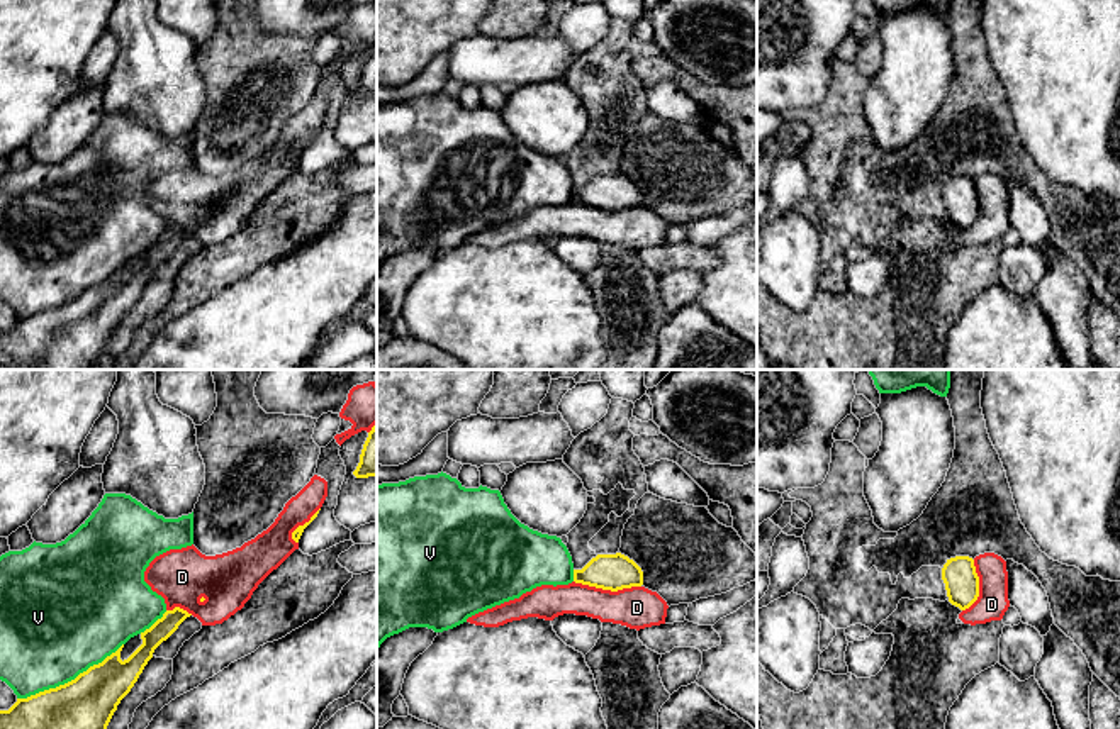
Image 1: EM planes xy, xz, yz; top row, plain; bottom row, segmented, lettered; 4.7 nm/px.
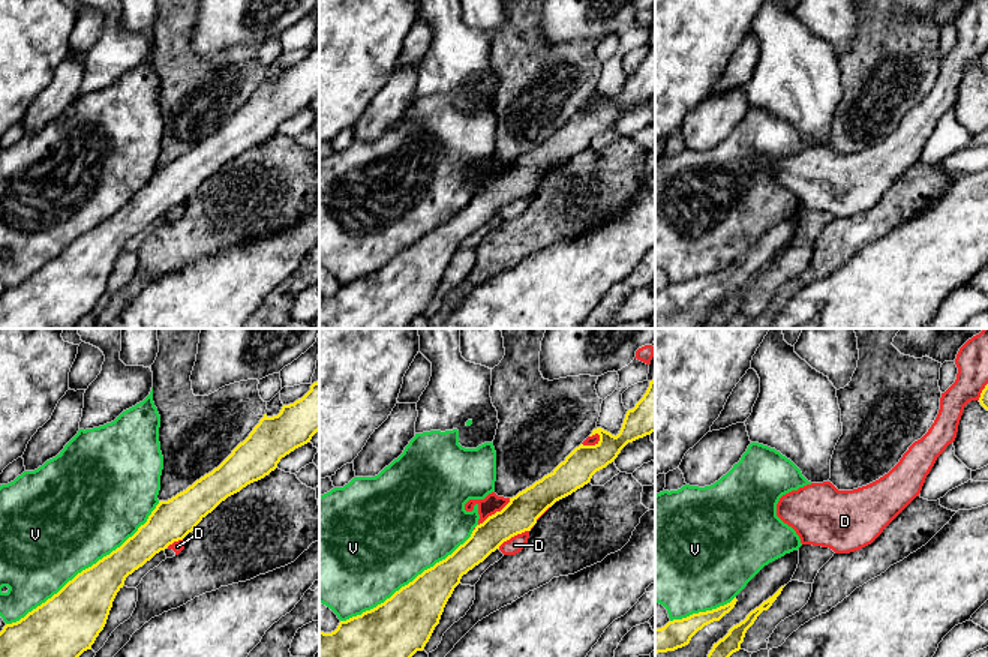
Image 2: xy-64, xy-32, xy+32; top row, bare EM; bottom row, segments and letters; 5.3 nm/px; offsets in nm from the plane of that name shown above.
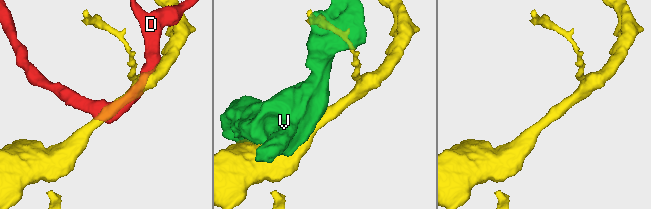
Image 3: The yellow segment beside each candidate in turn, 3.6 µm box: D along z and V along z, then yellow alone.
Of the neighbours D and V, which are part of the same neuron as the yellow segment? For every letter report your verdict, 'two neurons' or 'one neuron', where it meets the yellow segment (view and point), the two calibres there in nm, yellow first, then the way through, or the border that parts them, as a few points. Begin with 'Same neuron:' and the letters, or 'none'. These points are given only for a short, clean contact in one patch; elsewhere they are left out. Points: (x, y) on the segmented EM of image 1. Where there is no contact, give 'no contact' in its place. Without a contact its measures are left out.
Same neuron: none
D: two neurons | xz (608, 589) | 180/200 nm
V: two neurons | xy (72, 680) | 260/480 nm

